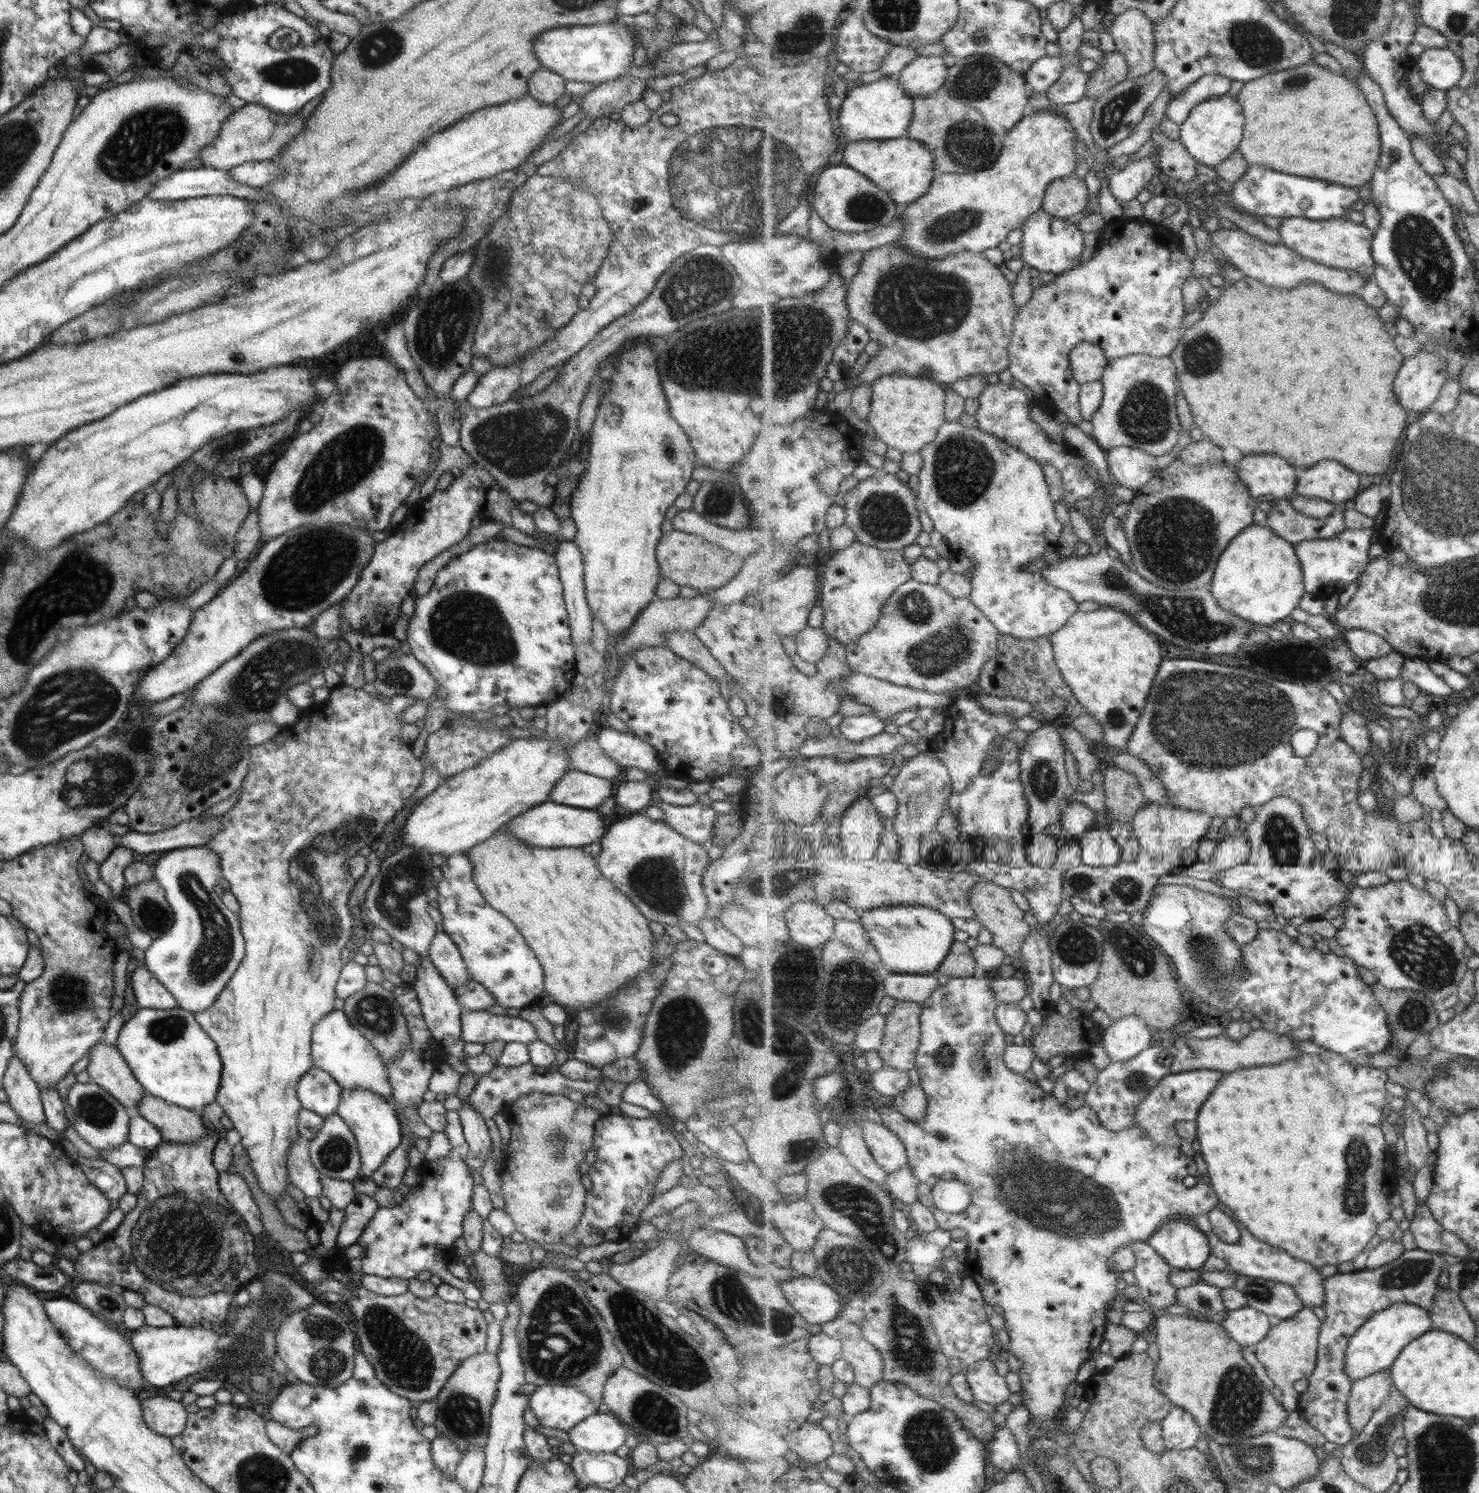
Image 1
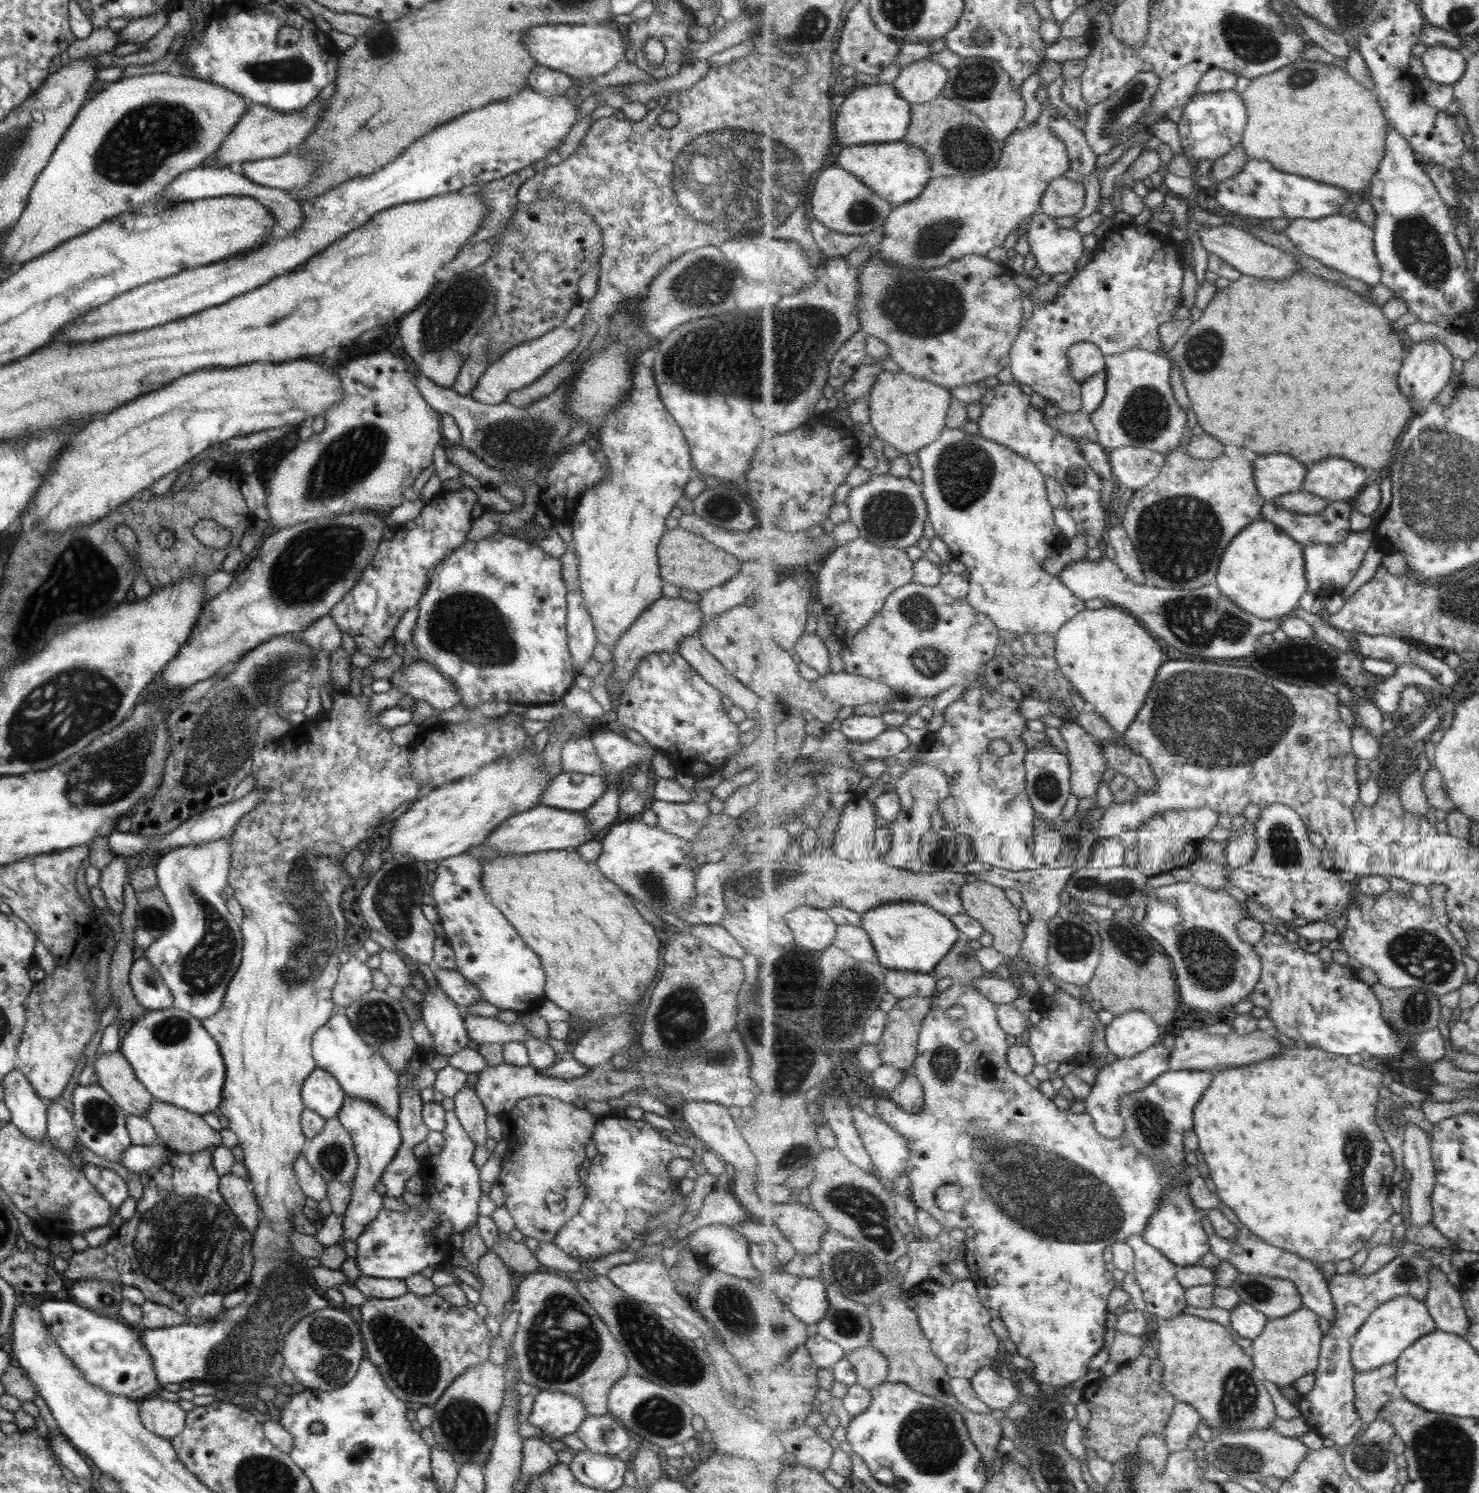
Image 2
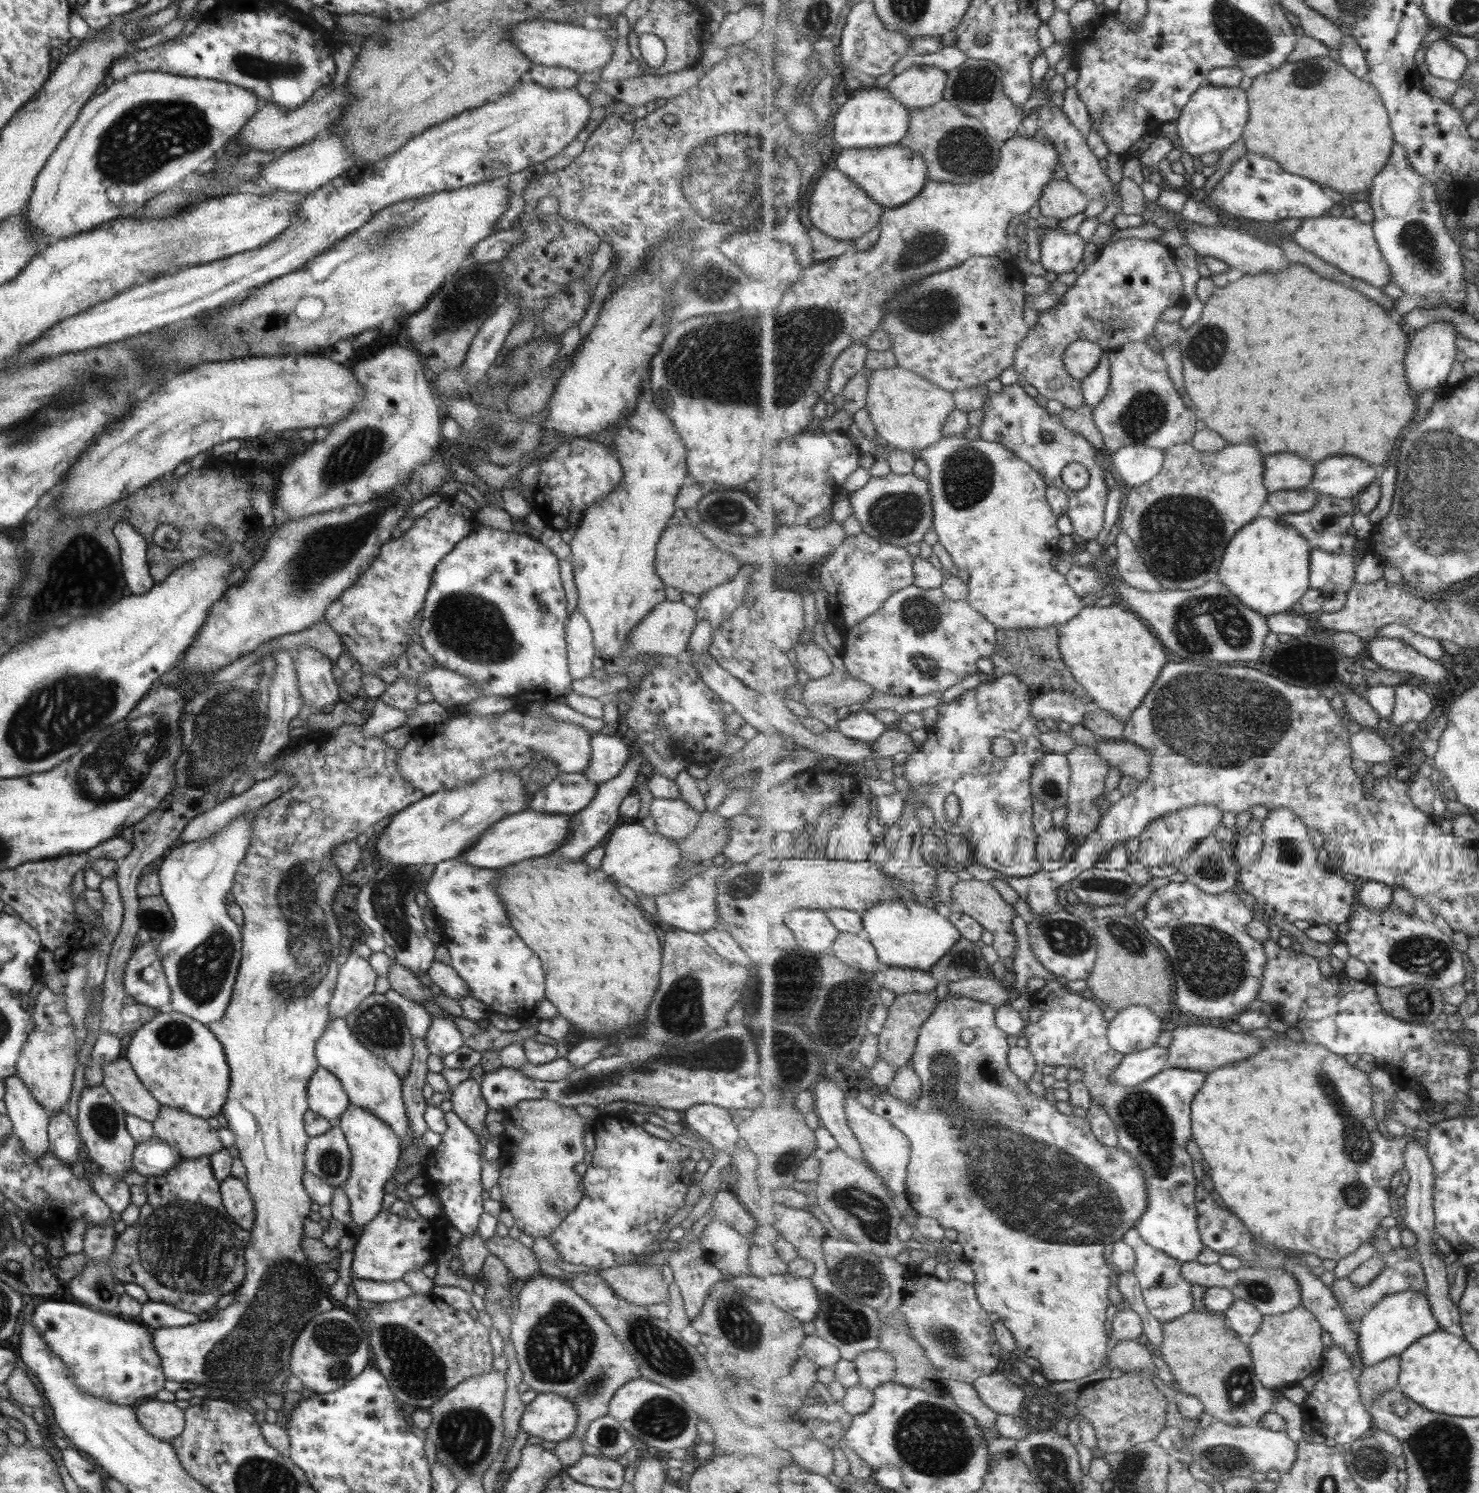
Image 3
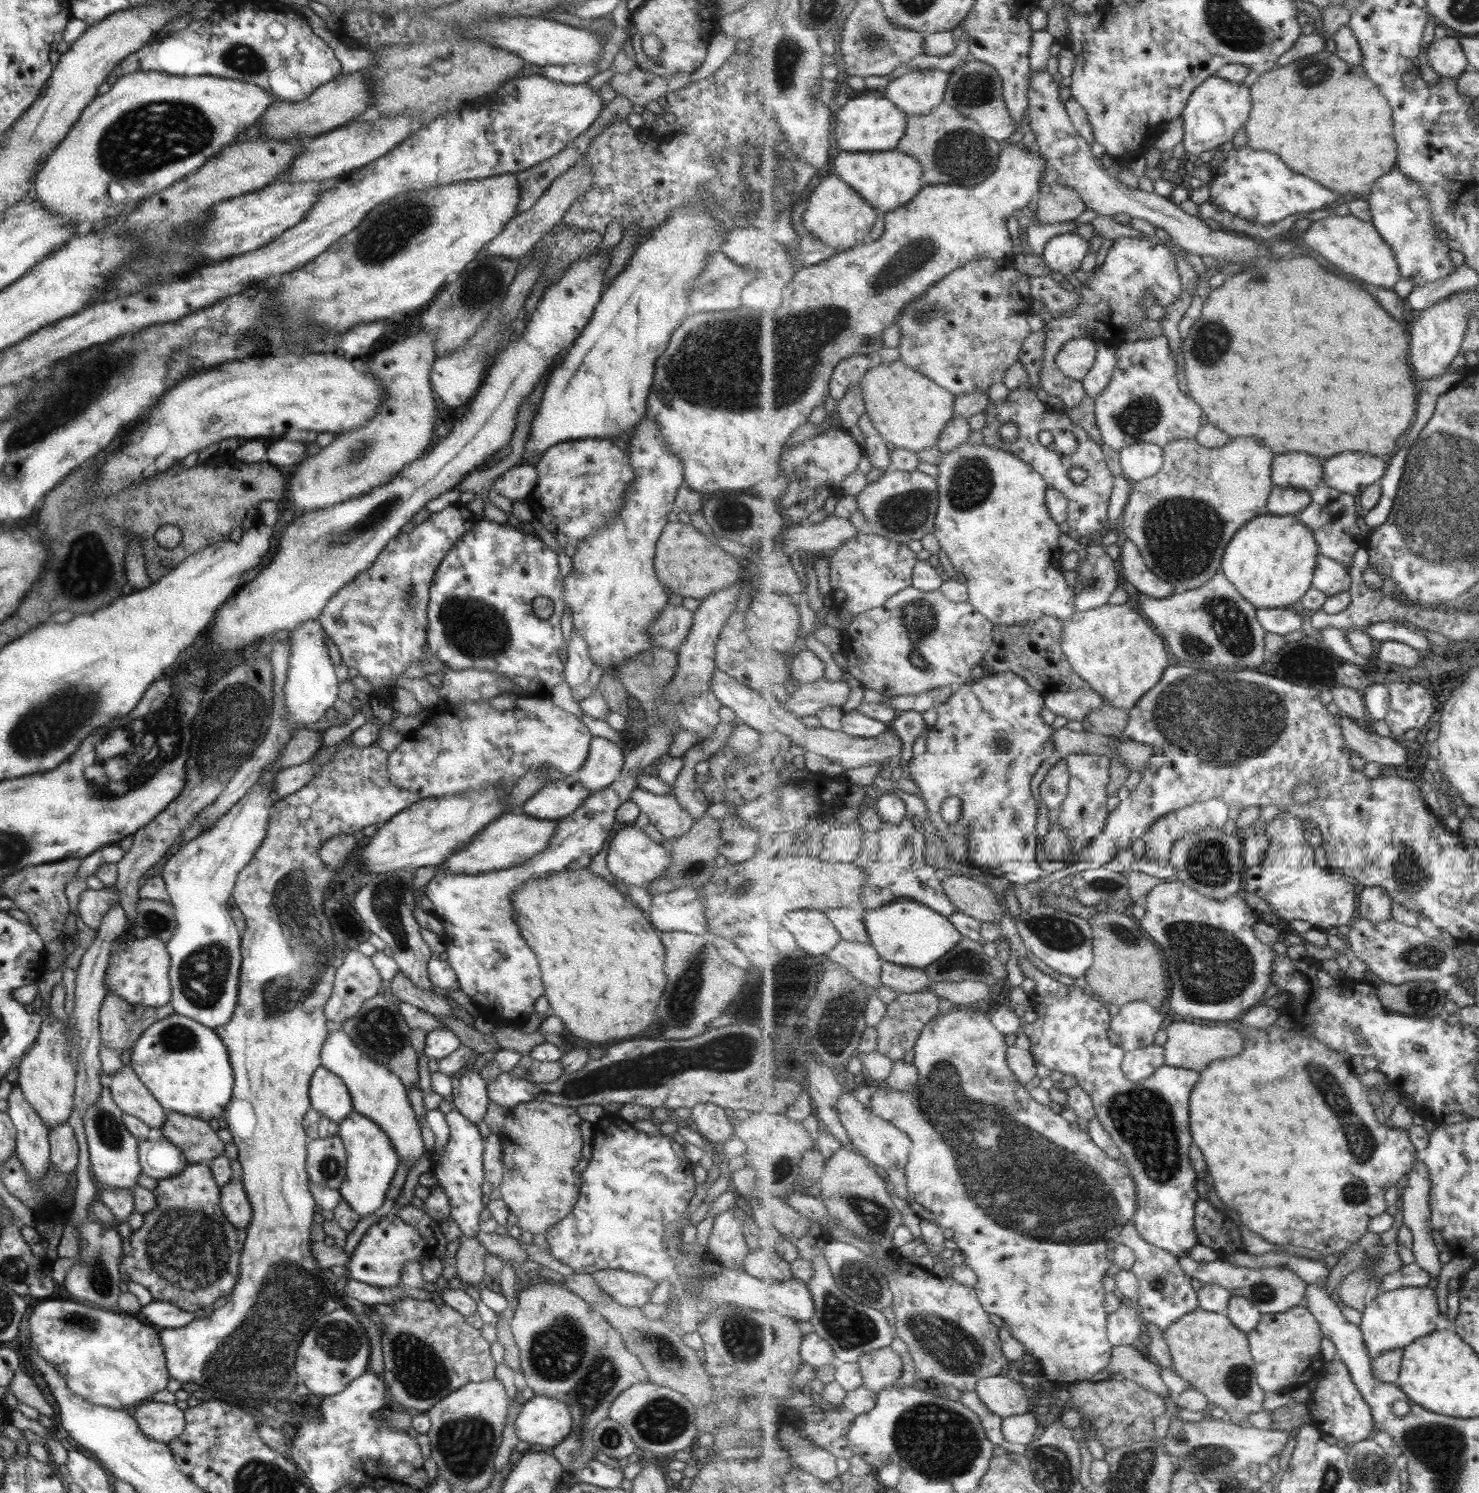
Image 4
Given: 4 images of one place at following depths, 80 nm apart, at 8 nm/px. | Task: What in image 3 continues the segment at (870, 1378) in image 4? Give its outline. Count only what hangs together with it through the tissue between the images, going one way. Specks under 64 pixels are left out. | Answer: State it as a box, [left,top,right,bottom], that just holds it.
[854,1349,897,1391]

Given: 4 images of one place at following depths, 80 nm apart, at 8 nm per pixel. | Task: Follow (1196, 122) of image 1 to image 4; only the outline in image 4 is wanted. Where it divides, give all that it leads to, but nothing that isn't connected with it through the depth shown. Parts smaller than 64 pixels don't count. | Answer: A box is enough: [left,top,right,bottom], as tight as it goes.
[1182,74,1252,160]

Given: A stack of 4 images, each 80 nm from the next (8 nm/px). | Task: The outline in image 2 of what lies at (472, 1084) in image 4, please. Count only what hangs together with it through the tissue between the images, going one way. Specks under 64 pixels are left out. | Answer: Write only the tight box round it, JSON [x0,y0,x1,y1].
[452,1086,488,1146]

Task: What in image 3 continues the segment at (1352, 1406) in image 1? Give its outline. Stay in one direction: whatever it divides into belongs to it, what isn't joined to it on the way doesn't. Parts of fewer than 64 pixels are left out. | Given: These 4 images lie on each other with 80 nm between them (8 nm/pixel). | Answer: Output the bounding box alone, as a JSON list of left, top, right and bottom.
[1359,1356,1401,1410]

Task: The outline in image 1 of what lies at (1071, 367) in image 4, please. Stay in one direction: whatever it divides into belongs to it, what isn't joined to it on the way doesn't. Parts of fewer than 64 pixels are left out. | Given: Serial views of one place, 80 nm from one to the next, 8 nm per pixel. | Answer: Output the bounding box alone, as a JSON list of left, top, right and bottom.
[1070,341,1108,384]

